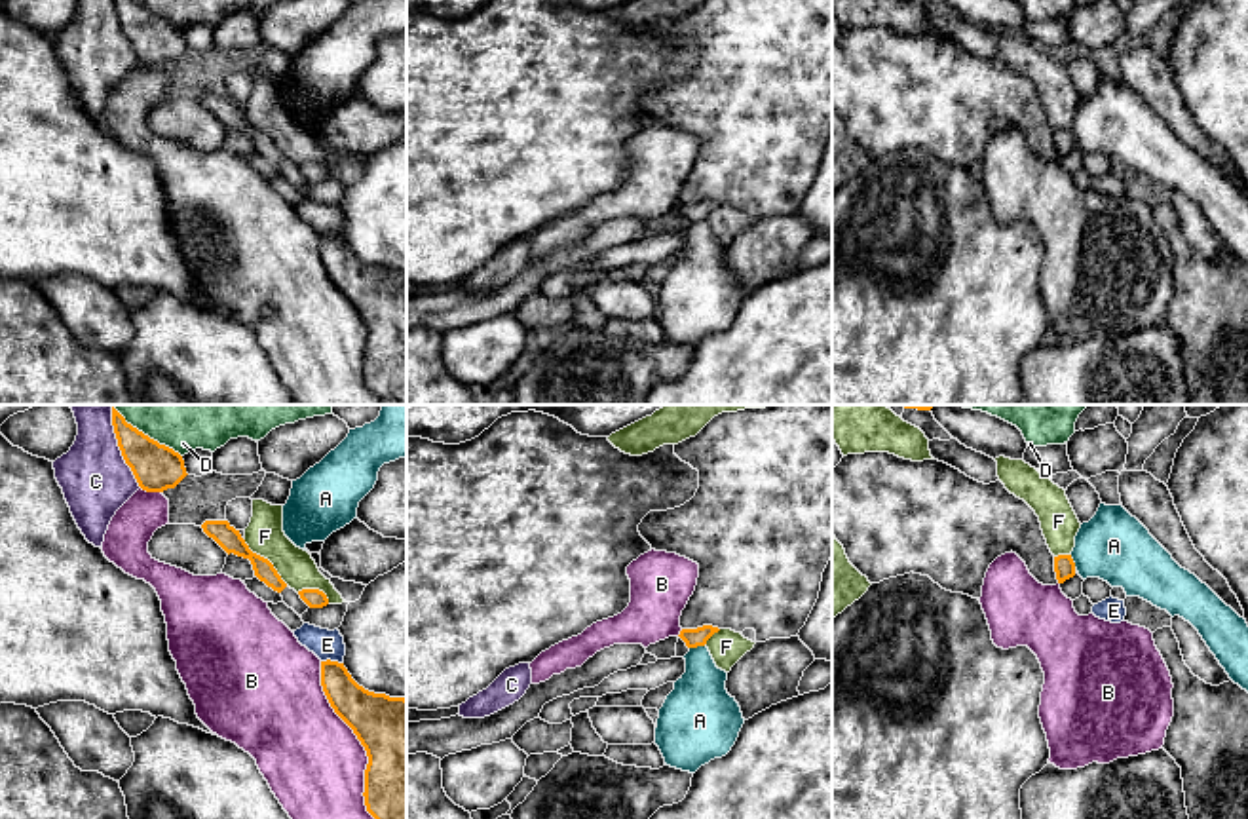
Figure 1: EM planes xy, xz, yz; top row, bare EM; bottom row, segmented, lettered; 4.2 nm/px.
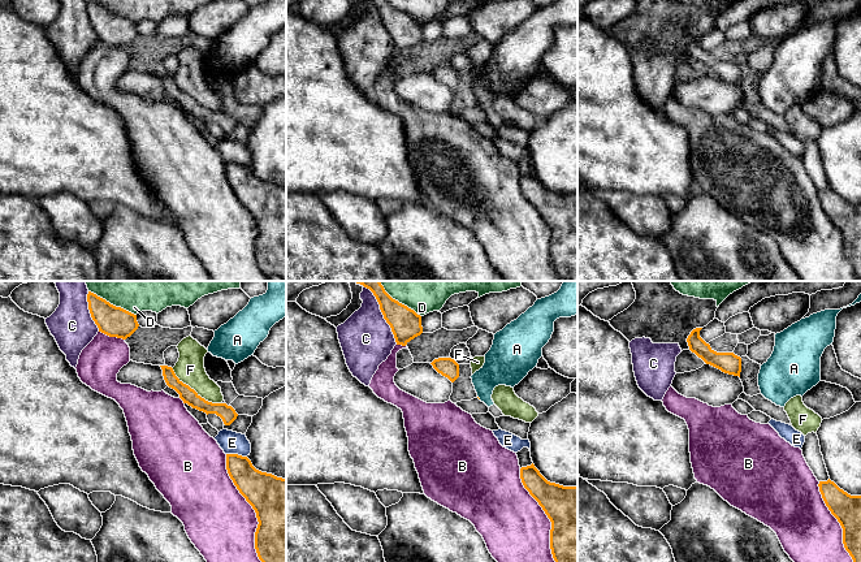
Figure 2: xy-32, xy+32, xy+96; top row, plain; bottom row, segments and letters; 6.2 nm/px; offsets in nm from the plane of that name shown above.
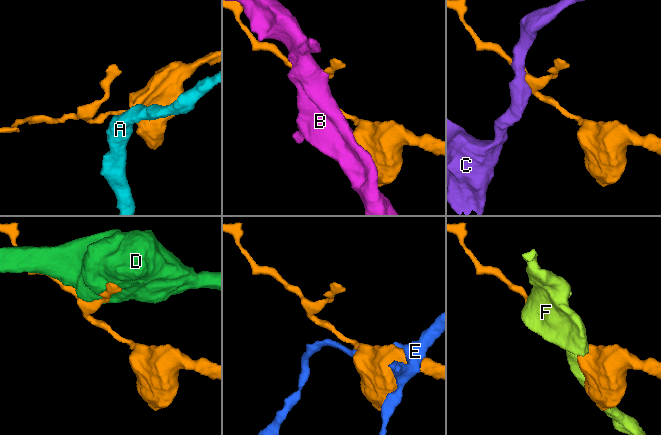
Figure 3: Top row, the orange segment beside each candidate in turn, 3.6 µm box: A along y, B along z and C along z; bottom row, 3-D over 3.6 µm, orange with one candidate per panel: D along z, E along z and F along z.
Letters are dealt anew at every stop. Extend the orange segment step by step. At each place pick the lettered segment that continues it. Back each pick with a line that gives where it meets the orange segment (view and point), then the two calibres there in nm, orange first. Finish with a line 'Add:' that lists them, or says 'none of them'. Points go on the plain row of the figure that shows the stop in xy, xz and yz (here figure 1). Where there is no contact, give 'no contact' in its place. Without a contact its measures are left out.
Add: none of them

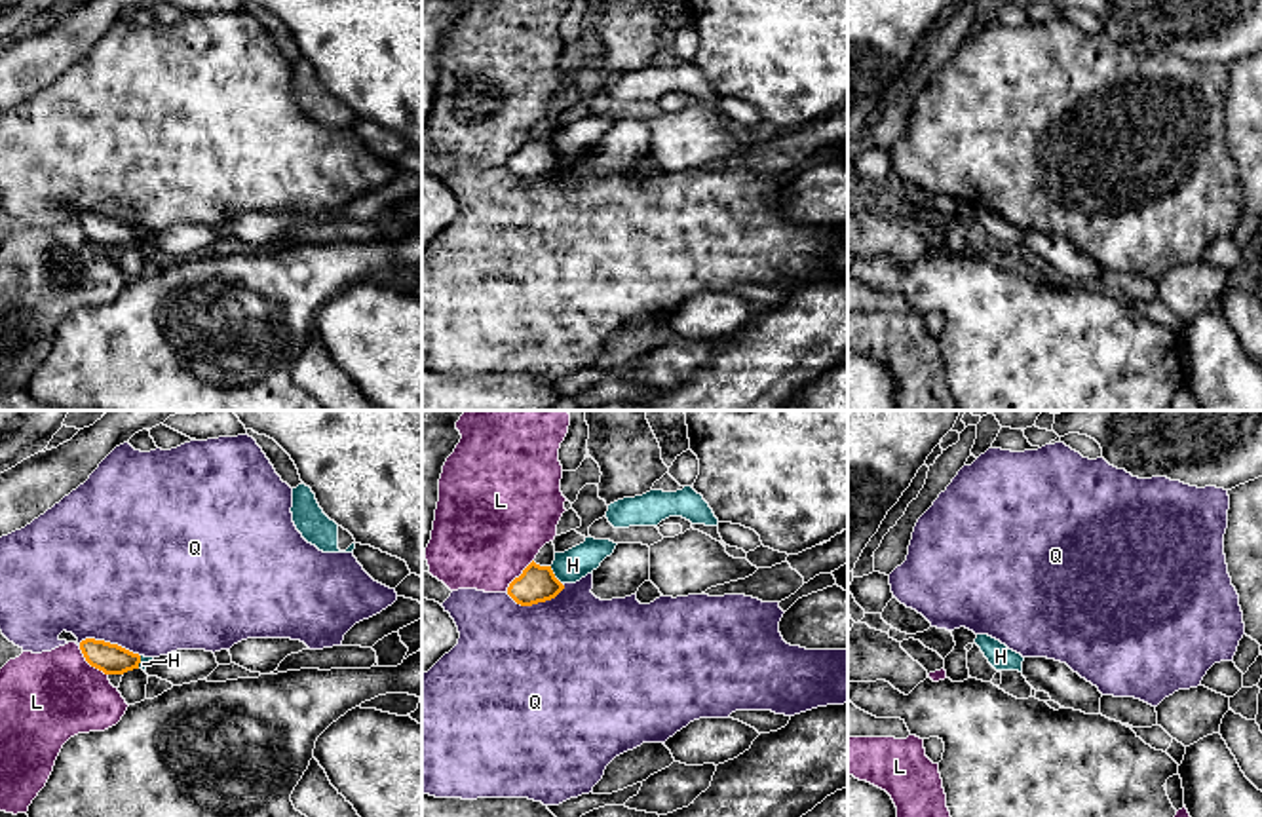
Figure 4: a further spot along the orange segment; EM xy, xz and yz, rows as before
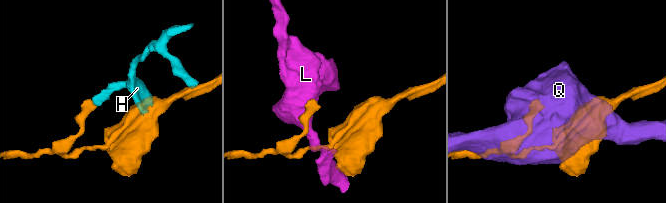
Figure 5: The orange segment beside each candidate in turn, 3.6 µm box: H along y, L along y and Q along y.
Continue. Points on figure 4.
Add: none of them

